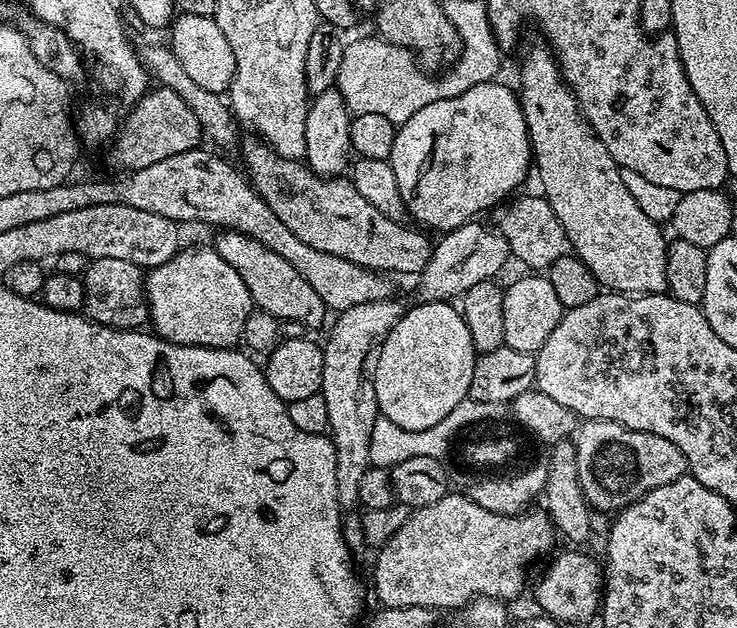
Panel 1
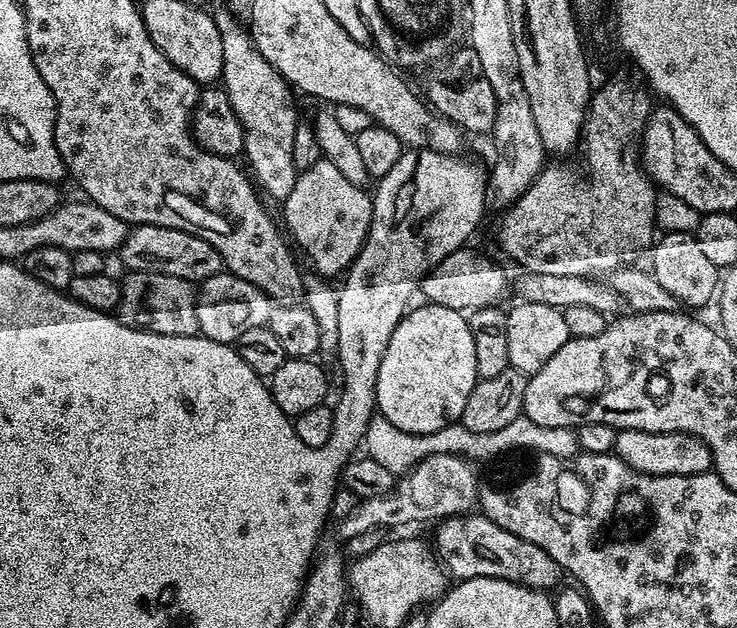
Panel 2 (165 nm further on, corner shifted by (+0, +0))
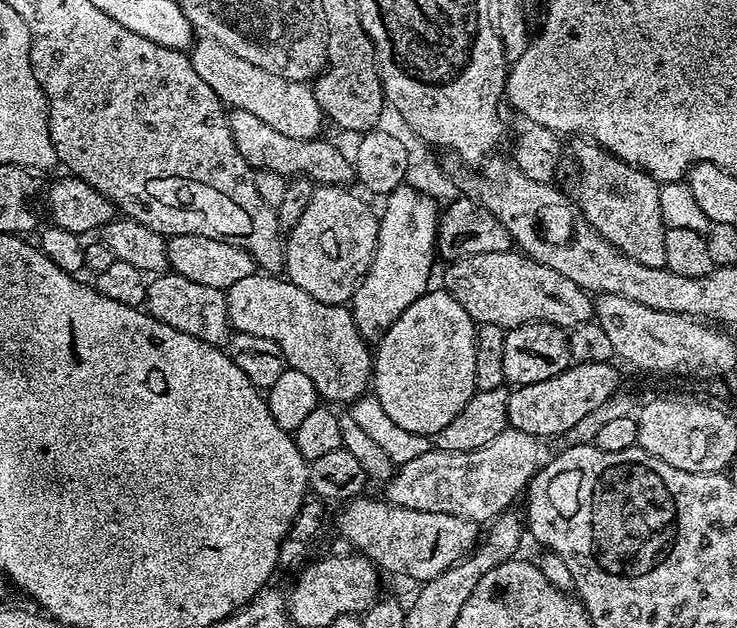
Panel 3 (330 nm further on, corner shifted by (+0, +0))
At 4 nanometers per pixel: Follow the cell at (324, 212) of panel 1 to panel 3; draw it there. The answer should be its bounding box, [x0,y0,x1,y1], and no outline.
[443,250,594,330]

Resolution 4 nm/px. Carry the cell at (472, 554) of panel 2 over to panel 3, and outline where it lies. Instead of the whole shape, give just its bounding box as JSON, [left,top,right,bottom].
[336,498,478,582]

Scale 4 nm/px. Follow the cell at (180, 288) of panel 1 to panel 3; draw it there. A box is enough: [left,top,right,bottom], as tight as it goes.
[226,274,374,406]

